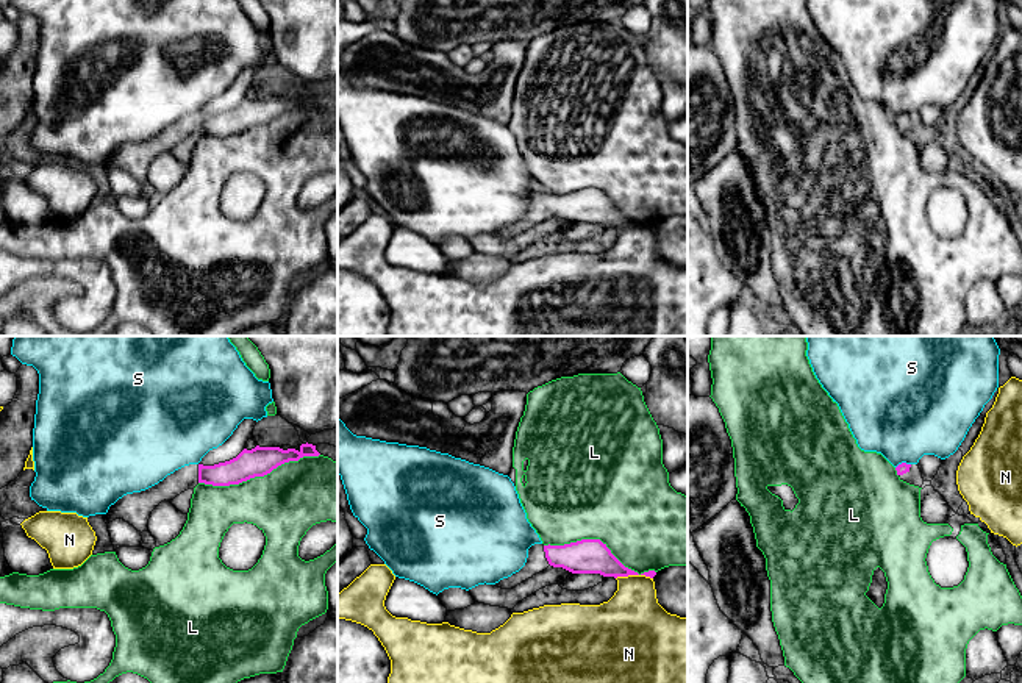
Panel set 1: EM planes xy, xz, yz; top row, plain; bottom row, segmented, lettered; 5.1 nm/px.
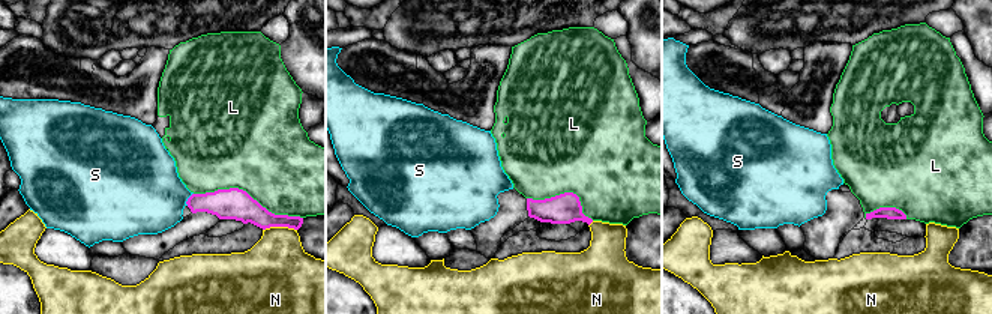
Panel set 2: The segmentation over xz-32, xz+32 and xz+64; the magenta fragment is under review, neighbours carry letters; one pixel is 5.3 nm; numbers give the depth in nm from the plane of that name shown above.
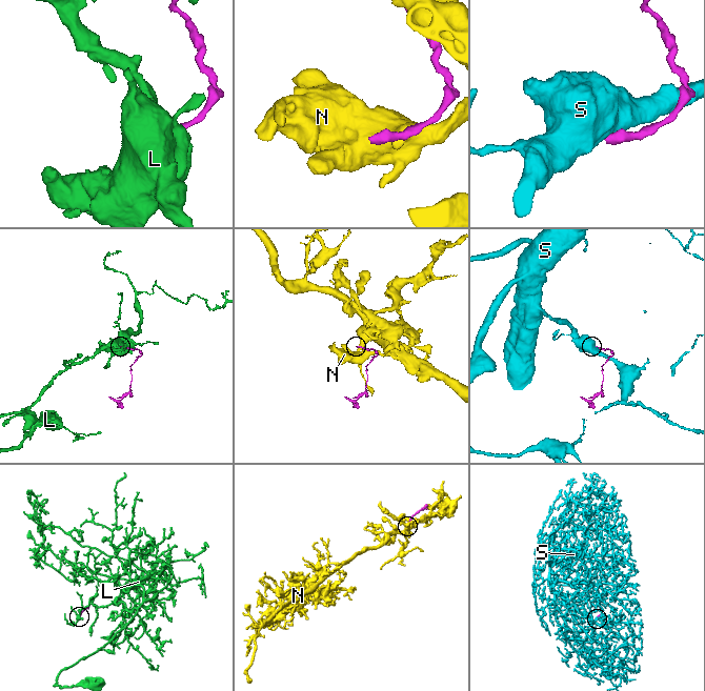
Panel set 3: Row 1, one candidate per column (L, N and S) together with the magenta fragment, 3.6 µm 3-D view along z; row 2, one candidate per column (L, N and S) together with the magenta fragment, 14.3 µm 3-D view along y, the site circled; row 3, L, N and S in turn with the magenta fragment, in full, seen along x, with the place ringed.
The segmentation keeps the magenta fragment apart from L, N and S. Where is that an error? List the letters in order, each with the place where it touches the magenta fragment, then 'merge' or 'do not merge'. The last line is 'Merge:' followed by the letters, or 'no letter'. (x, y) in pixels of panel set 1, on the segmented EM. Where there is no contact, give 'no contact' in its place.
L: xy (258, 475) | do not merge
N: xz (627, 575) | do not merge
S: yz (902, 463) | do not merge
Merge: no letter

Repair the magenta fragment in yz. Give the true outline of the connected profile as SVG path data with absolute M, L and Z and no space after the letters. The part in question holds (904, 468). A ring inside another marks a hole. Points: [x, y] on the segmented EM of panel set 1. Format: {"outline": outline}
{"outline": "M902 463L895 467L895 470L897 470L897 475L900 477L900 480L922 488L924 478L922 478L922 472L917 464Z"}

